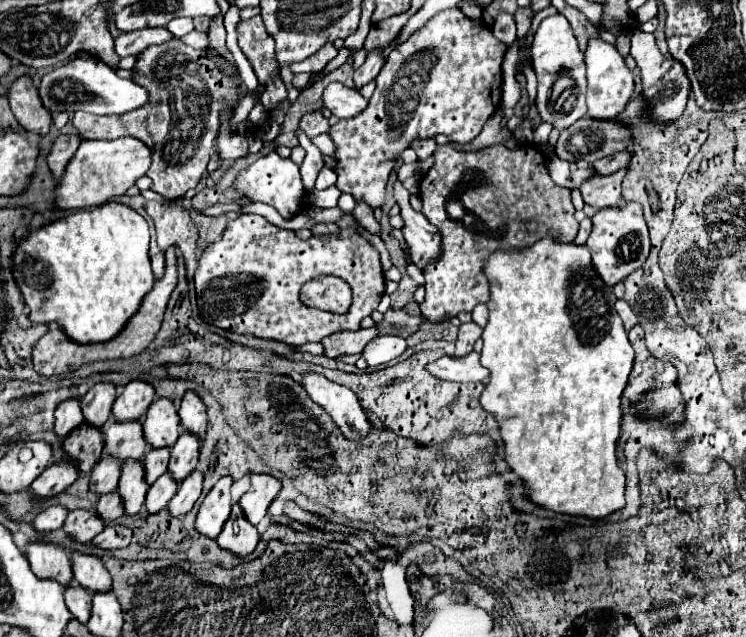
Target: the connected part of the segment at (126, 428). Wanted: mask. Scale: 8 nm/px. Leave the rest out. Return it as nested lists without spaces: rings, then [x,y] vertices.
[[[112,421],[108,427],[104,425],[104,451],[106,455],[118,459],[140,459],[144,455],[146,441],[142,433],[142,421]]]

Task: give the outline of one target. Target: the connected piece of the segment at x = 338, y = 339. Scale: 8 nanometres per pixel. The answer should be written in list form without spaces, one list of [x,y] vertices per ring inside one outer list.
[[[358,329],[358,331],[338,331],[322,341],[326,357],[340,357],[346,353],[360,353],[368,341],[376,337],[376,329]]]

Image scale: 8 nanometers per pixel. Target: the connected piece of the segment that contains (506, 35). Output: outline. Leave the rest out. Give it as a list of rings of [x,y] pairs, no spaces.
[[[500,9],[498,15],[496,15],[496,19],[494,19],[492,31],[494,31],[494,35],[502,43],[506,41],[506,45],[510,45],[516,39],[516,21],[514,21],[514,15],[508,13],[508,11],[504,11],[504,9]]]

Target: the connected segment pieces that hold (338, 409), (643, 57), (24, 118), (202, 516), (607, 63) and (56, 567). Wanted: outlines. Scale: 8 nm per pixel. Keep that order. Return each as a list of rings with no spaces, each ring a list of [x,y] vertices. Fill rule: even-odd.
[[[304,373],[302,387],[314,403],[318,403],[330,413],[334,423],[348,439],[358,439],[368,433],[370,421],[360,407],[354,391],[344,385],[332,383],[318,373]]]
[[[634,31],[632,33],[632,49],[630,49],[630,53],[632,53],[632,57],[636,59],[636,63],[640,67],[642,99],[646,103],[648,119],[654,125],[668,125],[668,123],[674,123],[676,119],[680,119],[684,109],[686,109],[688,95],[692,91],[684,65],[680,65],[680,61],[676,61],[674,57],[662,55],[658,51],[658,47],[654,45],[654,35],[652,33],[644,33],[644,31]]]
[[[22,75],[12,83],[8,91],[8,101],[14,117],[24,129],[36,133],[48,133],[52,119],[48,109],[44,109],[38,89],[32,85],[30,75]]]
[[[220,477],[220,481],[210,489],[210,493],[206,495],[206,499],[200,505],[200,511],[196,517],[196,529],[210,539],[218,537],[226,519],[230,517],[232,483],[234,483],[232,477]]]
[[[600,37],[588,39],[584,61],[586,61],[586,69],[588,69],[588,73],[586,73],[586,77],[588,77],[588,93],[586,93],[588,117],[594,117],[594,119],[616,117],[624,109],[624,105],[630,101],[630,95],[634,91],[632,71],[626,67],[626,61],[618,53],[618,49]]]
[[[34,541],[26,543],[26,551],[30,567],[38,577],[56,579],[60,585],[70,583],[72,579],[70,553],[62,545],[48,541]]]

